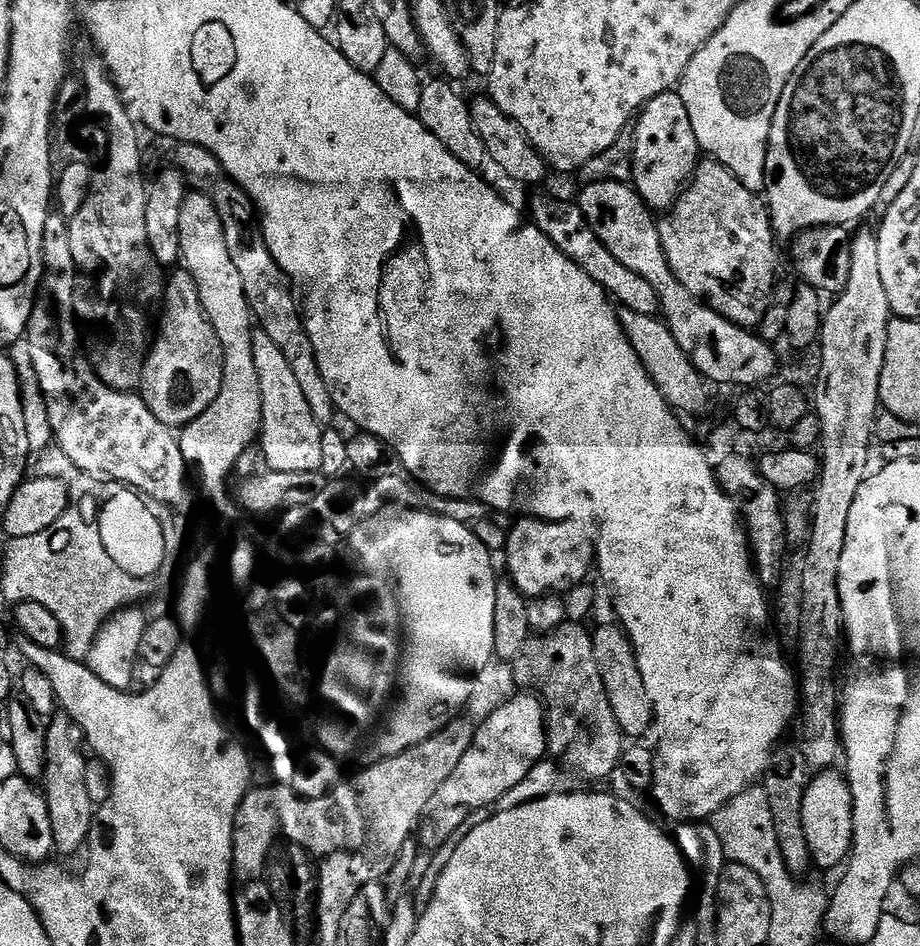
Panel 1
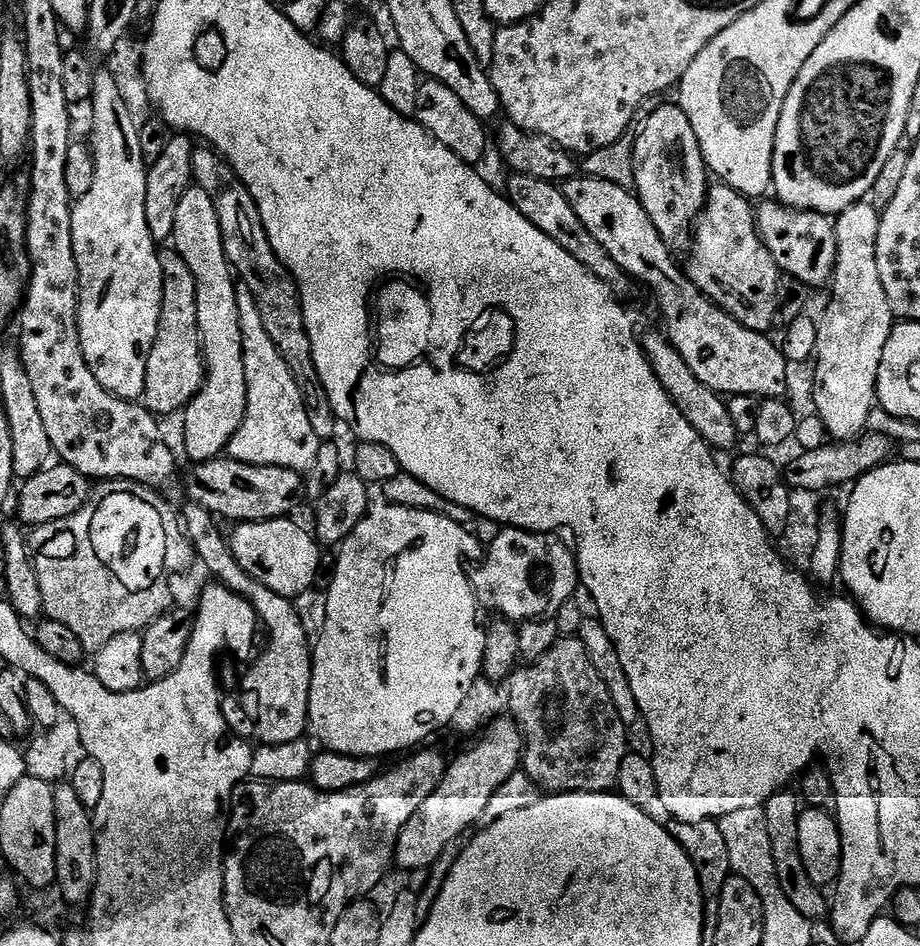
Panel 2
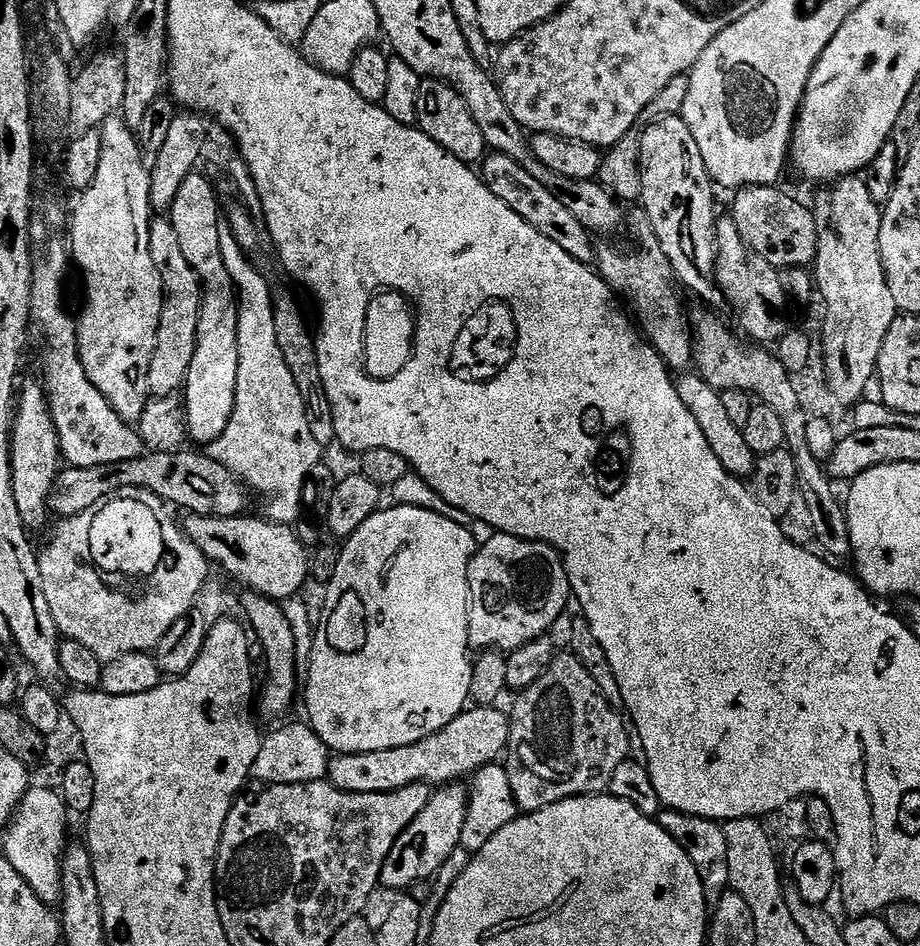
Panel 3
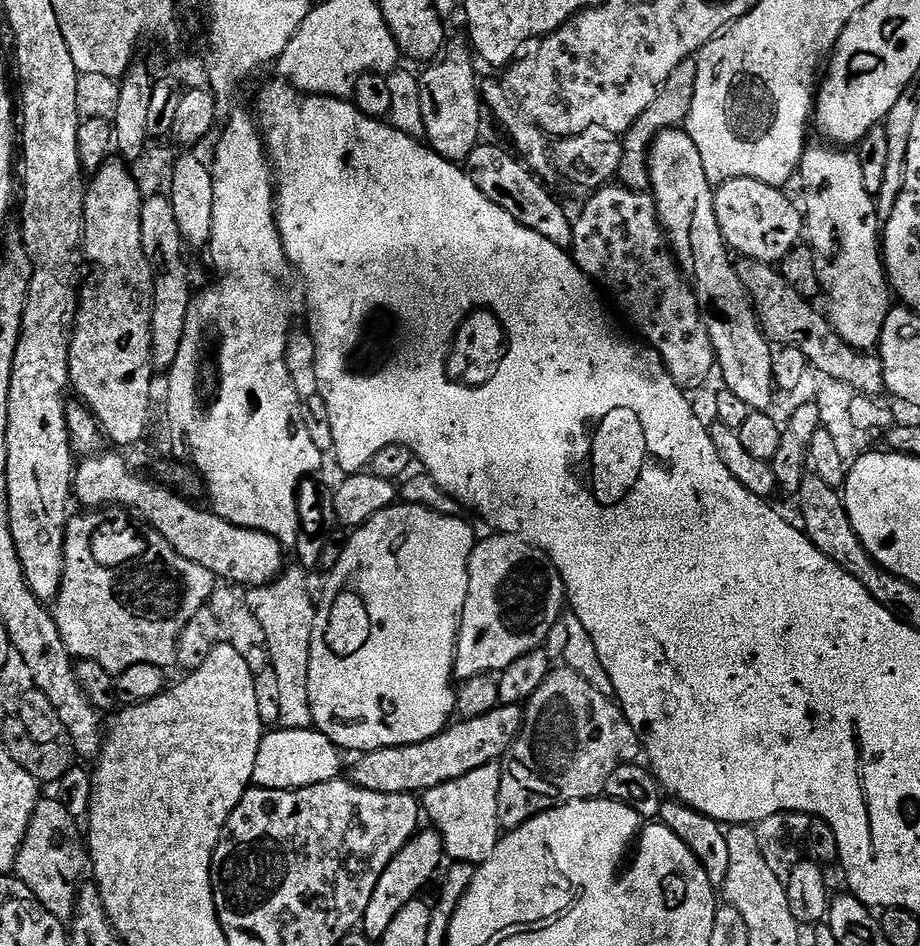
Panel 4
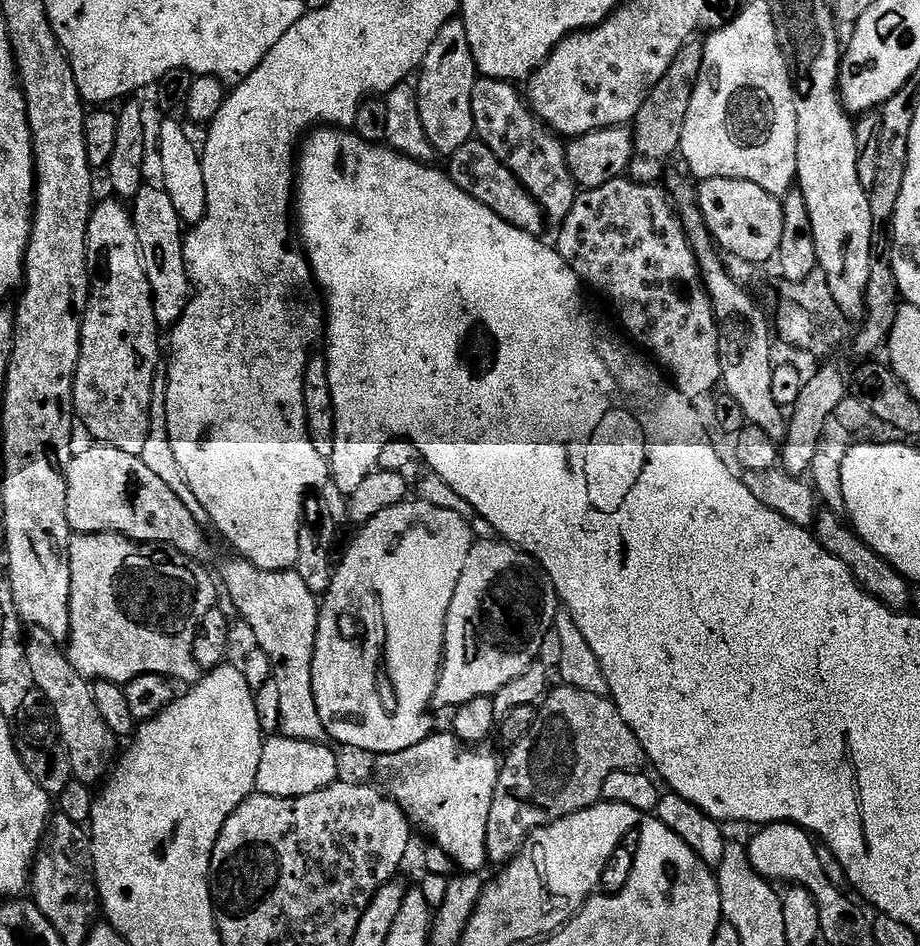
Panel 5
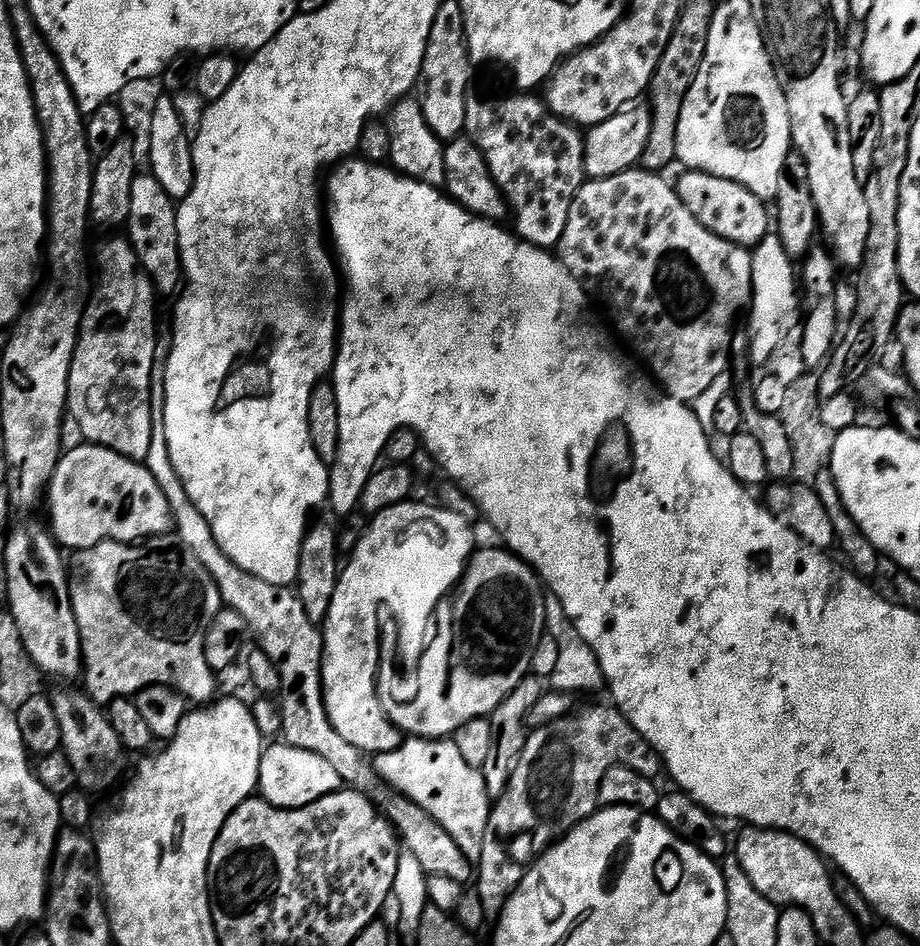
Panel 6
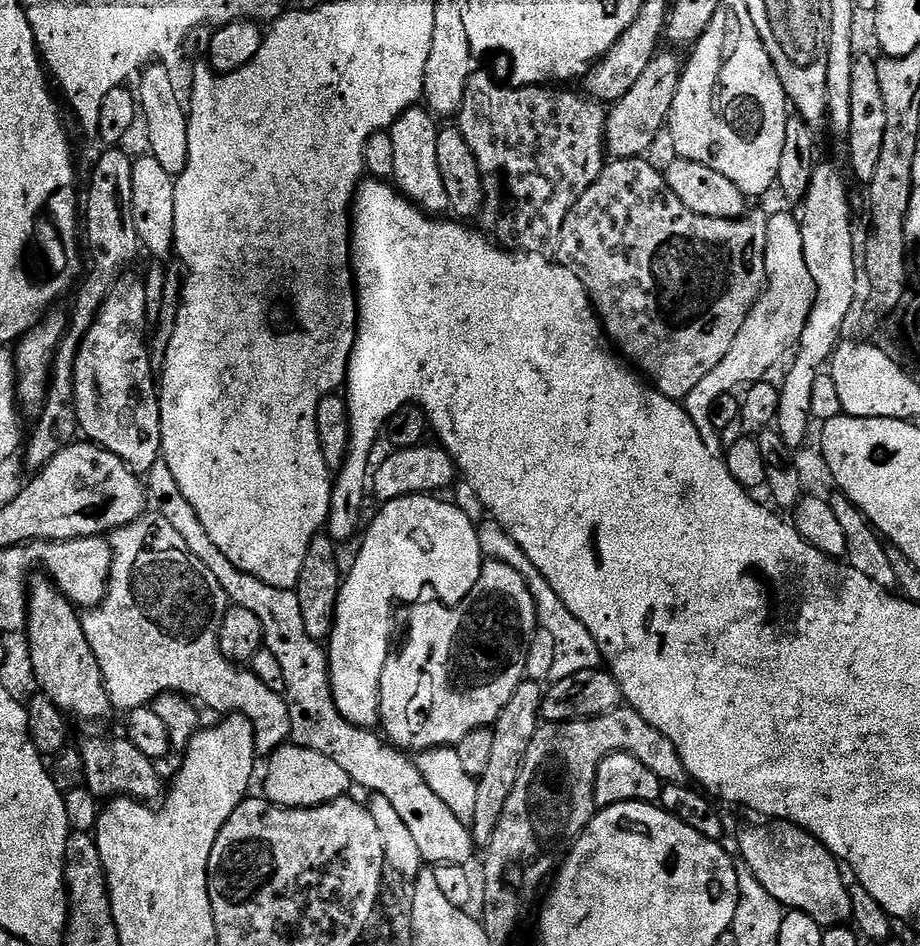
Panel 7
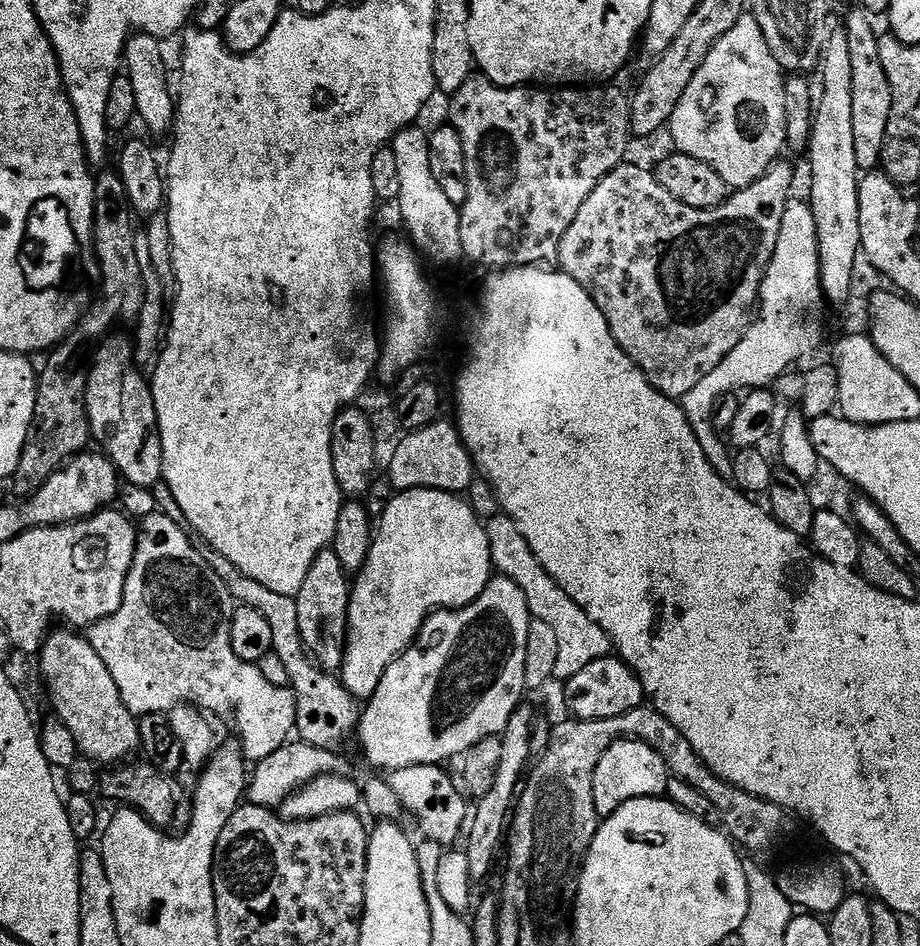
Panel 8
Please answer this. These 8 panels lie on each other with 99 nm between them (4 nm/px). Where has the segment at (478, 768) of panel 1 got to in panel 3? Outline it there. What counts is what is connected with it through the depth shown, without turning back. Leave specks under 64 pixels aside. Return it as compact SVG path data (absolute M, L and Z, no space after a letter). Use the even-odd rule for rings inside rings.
M446 783L437 787L433 791L430 802L406 830L394 842L386 862L382 866L380 884L388 888L404 888L400 890L412 890L415 884L420 884L423 880L431 881L435 877L436 871L454 854L456 848L461 847L462 826L466 822L468 813L469 789L464 788L463 783Z

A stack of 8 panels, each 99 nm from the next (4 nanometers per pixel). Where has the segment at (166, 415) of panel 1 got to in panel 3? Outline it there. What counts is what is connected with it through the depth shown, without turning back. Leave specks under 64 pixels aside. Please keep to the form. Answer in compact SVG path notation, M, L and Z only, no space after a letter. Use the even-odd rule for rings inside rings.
M153 219L150 226L150 258L158 266L164 287L164 305L160 315L160 325L156 335L154 358L150 362L148 391L153 397L171 397L183 389L188 378L190 362L196 349L196 331L200 317L200 293L202 285L198 274L190 262L182 255L182 245L178 243L178 233L171 219Z

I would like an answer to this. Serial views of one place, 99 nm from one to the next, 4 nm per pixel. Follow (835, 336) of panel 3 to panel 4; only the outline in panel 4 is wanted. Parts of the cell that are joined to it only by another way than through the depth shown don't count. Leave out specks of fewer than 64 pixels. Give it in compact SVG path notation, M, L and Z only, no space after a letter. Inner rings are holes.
M840 146L824 147L828 148L805 147L798 169L798 180L804 183L802 212L806 217L806 240L813 252L823 295L828 295L828 300L832 303L832 327L850 347L872 350L879 345L880 335L890 311L890 285L882 259L882 221L876 213L874 197L866 190L866 182L862 182L859 155Z

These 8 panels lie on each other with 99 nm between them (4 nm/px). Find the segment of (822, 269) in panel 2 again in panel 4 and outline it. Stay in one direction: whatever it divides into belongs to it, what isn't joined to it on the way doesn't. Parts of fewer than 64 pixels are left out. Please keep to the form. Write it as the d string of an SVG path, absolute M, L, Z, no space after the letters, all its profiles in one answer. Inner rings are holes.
M734 178L715 189L714 214L718 218L722 238L737 257L776 266L801 243L806 232L806 220L797 201L795 204L786 193L787 191L770 186L766 182L758 182L754 178Z

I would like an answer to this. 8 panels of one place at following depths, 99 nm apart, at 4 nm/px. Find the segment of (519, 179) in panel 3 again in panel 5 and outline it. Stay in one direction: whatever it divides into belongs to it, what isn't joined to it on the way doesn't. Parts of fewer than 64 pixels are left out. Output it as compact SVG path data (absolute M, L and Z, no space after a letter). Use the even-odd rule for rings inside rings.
M473 138L466 142L457 152L451 153L452 160L446 165L448 177L466 194L470 194L482 206L494 210L510 226L514 226L523 232L529 232L532 236L540 236L543 233L546 217L540 208L540 203L529 194L516 180L516 175L492 153L490 146L486 146L479 138Z

